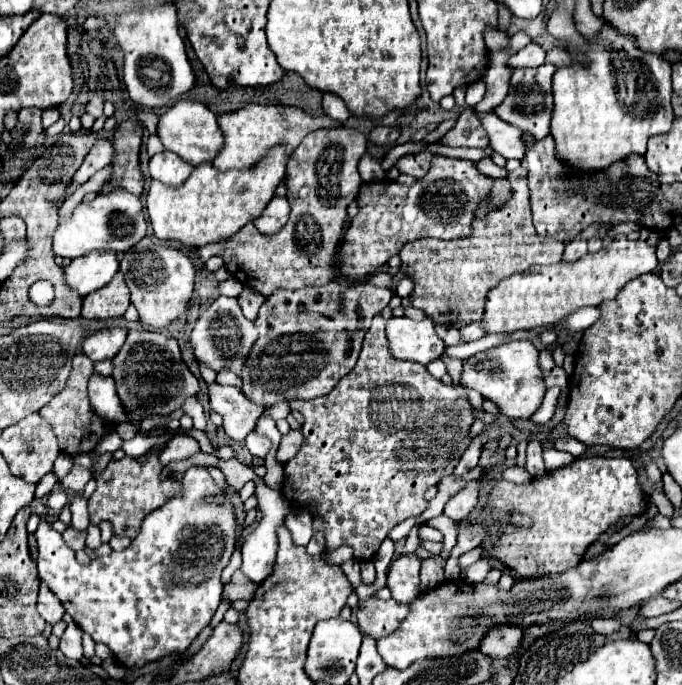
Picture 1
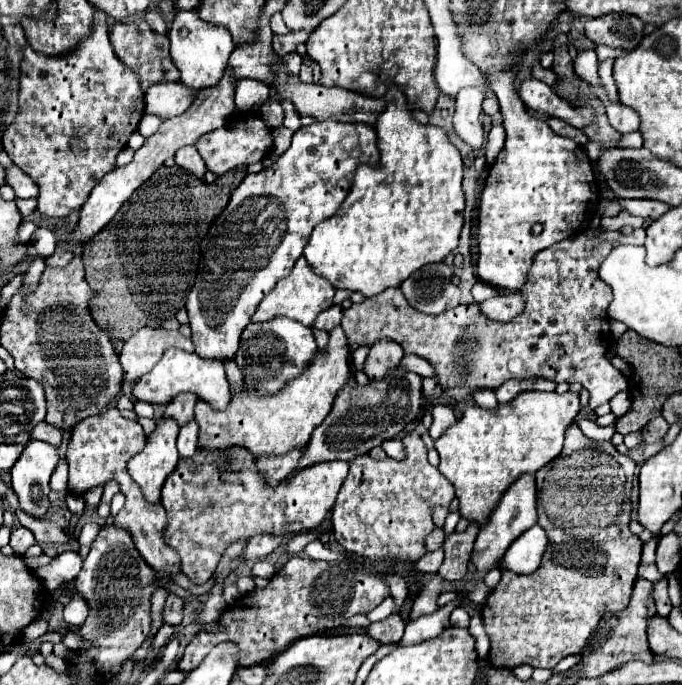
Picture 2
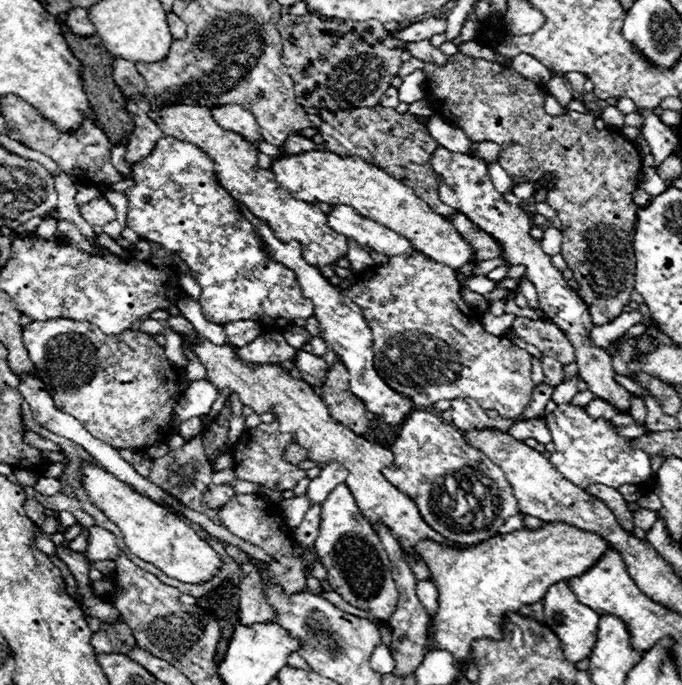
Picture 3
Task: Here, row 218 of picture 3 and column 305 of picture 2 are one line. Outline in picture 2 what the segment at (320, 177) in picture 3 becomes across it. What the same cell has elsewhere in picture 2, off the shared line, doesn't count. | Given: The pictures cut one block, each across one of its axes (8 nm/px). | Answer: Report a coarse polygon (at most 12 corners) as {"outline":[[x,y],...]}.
{"outline":[[338,326],[328,350],[276,396],[196,404],[198,448],[304,450],[350,374]]}

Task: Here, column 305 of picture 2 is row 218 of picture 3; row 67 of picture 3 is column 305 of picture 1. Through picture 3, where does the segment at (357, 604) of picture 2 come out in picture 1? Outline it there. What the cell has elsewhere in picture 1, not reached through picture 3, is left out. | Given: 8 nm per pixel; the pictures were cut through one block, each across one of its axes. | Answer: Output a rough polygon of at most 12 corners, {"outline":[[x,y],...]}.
{"outline":[[390,308],[284,464],[370,560],[472,442],[466,388],[392,358]]}

